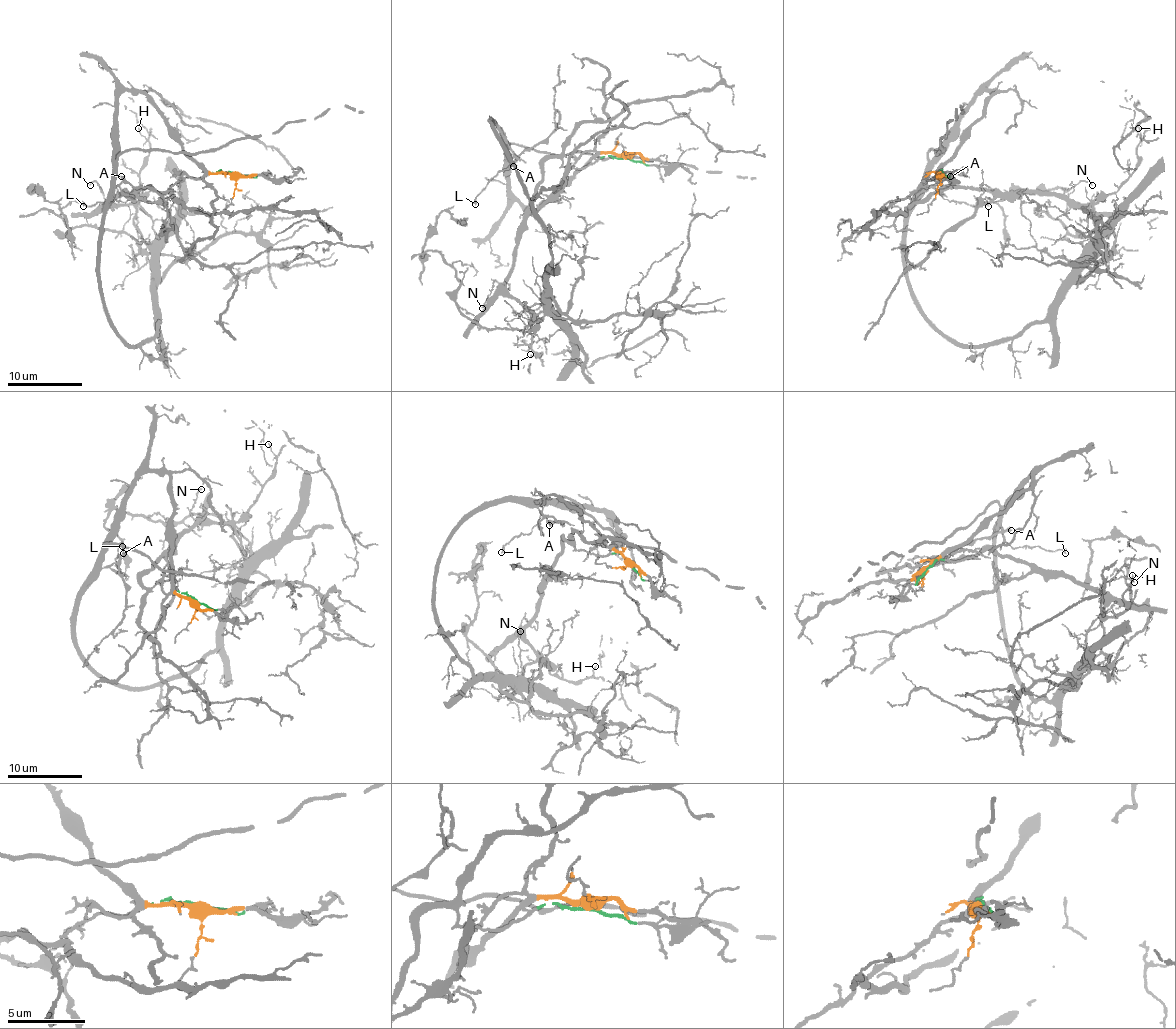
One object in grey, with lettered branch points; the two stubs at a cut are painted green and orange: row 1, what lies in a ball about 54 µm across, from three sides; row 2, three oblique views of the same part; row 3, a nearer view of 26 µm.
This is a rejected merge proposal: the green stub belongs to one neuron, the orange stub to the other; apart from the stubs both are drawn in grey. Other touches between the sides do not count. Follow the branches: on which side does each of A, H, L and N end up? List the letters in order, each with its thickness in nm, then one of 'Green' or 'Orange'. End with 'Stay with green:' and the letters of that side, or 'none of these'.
A: Thickness 240 nm. Orange
H: Thickness 120 nm. Green
L: Thickness 240 nm. Orange
N: Thickness 90 nm. Green
Stay with green: H, N

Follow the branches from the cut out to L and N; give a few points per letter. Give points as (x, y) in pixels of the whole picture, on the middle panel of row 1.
L: (625, 157), (595, 154), (534, 212), (509, 193), (507, 142), (513, 154), (509, 167), (489, 182), (476, 204)
N: (625, 157), (603, 155), (575, 169), (560, 157), (543, 163), (515, 266), (502, 283), (494, 281), (481, 307)

